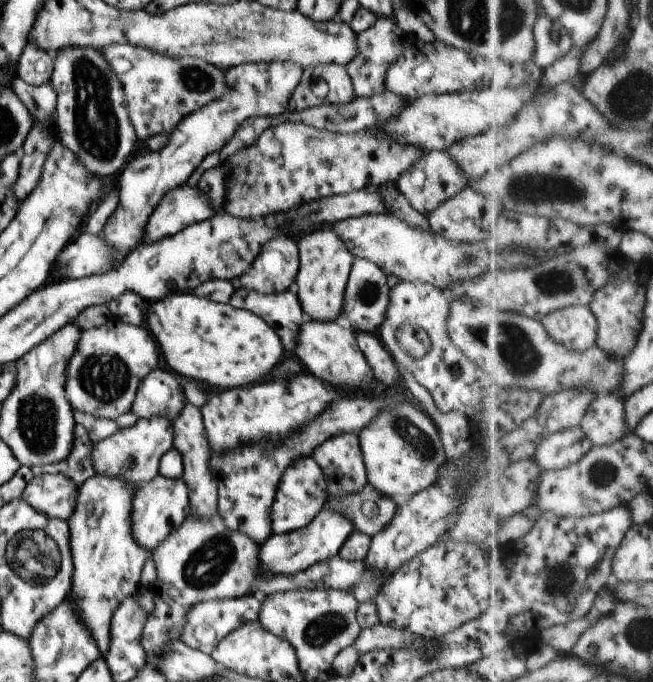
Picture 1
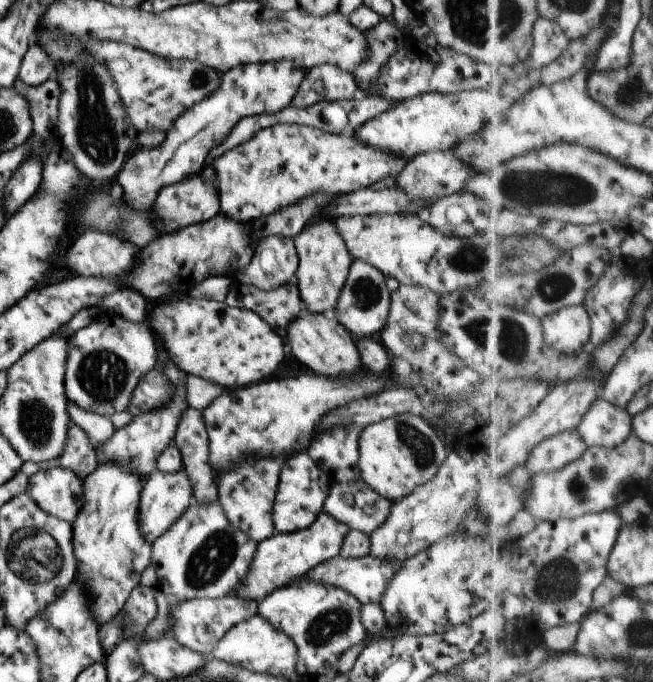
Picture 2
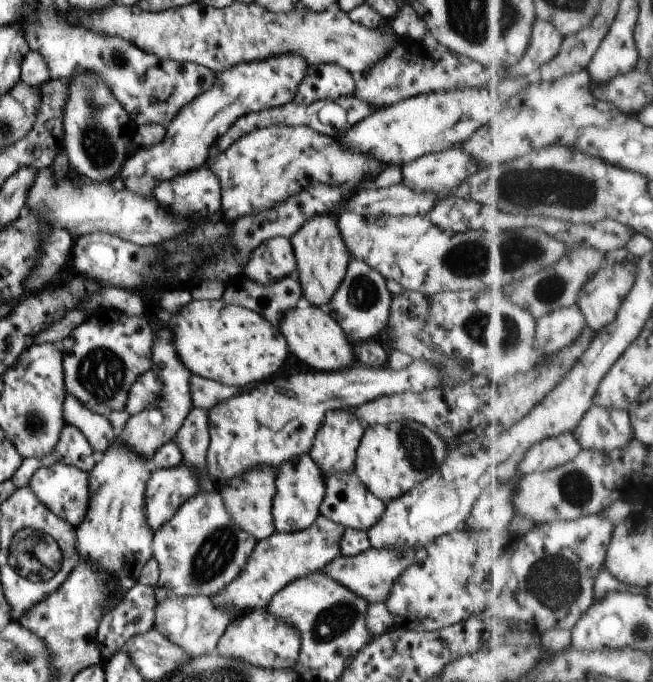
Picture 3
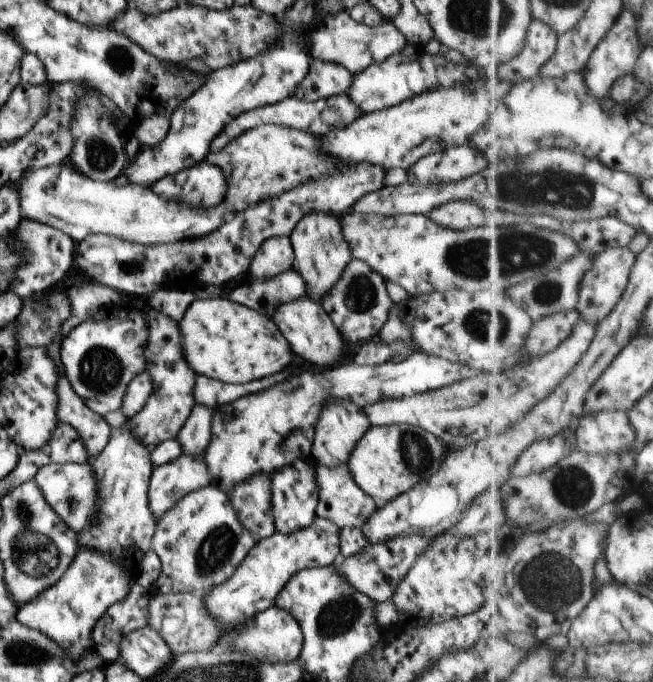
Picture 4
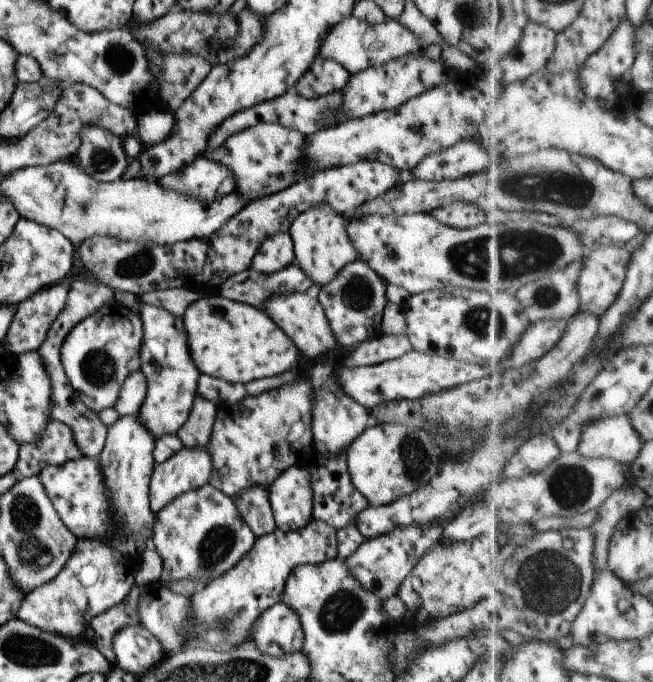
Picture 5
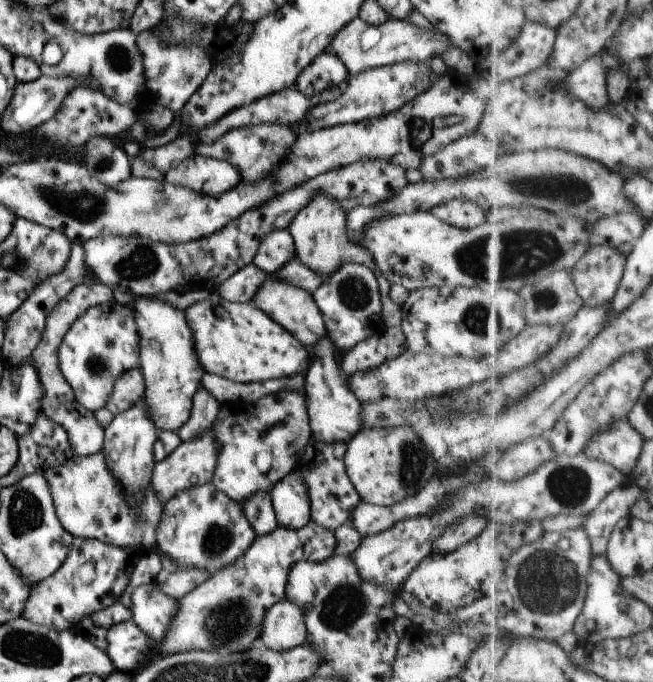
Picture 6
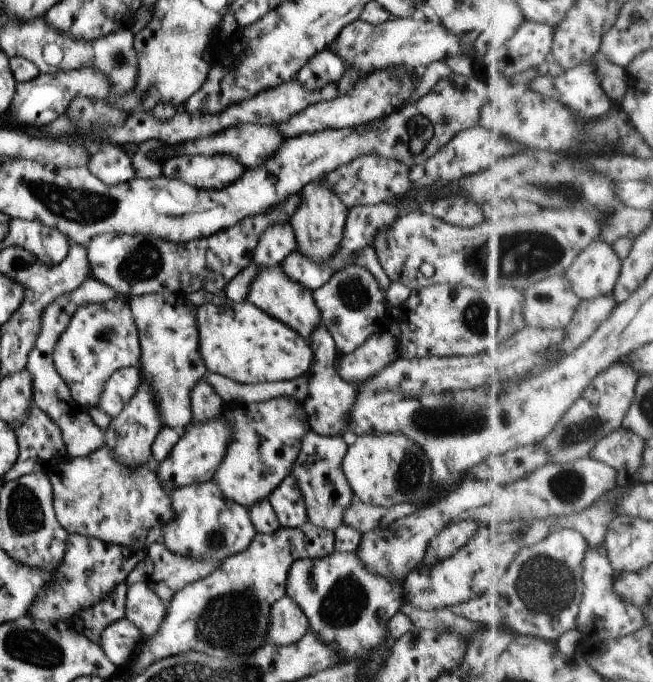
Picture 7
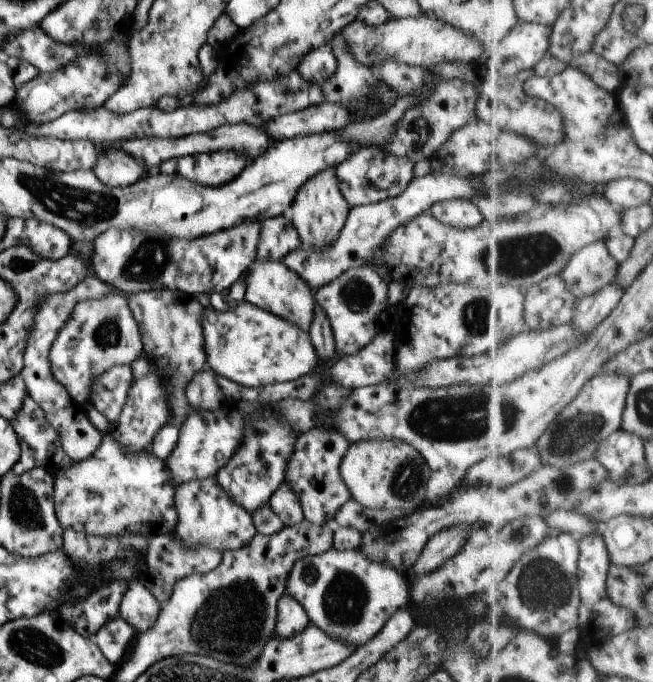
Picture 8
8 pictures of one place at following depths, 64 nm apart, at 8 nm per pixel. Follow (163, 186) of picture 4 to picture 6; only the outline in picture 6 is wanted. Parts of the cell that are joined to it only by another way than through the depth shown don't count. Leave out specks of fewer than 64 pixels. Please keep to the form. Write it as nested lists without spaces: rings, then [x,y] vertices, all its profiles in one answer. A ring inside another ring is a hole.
[[[196,154],[165,172],[163,180],[214,196],[236,188],[241,176],[229,162]]]

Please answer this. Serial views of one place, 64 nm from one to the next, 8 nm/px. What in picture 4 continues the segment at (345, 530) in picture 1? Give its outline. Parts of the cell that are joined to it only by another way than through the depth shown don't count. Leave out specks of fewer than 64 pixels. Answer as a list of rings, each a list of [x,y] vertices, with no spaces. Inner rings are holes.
[[[317,516],[308,528],[291,533],[281,533],[277,530],[272,536],[257,541],[236,572],[225,583],[205,594],[206,608],[221,622],[223,634],[241,627],[247,620],[254,618],[258,612],[274,607],[276,597],[297,572],[306,568],[322,568],[334,564],[340,558],[340,535],[341,528],[337,524]]]

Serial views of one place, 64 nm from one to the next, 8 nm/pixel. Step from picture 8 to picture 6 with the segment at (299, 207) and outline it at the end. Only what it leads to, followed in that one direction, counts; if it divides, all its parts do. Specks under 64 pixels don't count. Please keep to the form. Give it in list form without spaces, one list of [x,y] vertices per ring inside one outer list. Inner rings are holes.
[[[316,195],[298,214],[288,226],[295,244],[294,256],[300,263],[305,264],[317,276],[329,278],[334,271],[344,263],[360,263],[368,265],[377,276],[380,289],[380,302],[382,303],[382,319],[386,331],[399,330],[402,326],[403,316],[401,307],[394,304],[389,296],[391,282],[375,266],[371,254],[360,245],[352,243],[347,233],[347,212],[340,208],[337,201],[326,195]]]

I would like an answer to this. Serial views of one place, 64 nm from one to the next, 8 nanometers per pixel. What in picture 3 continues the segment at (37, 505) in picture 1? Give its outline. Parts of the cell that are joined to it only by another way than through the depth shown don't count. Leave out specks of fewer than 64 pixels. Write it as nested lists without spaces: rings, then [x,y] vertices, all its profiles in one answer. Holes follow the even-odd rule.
[[[58,463],[48,468],[39,468],[30,479],[28,486],[52,514],[65,520],[73,527],[78,526],[85,519],[89,503],[89,476],[87,472],[75,466]]]

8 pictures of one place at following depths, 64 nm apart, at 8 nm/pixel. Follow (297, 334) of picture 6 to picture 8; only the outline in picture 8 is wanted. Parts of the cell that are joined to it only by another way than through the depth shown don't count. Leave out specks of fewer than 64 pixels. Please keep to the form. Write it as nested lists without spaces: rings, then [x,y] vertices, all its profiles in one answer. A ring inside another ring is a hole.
[[[256,260],[244,274],[245,301],[257,306],[274,316],[283,318],[292,325],[308,330],[312,324],[315,311],[314,291],[295,272],[292,272],[283,261]]]

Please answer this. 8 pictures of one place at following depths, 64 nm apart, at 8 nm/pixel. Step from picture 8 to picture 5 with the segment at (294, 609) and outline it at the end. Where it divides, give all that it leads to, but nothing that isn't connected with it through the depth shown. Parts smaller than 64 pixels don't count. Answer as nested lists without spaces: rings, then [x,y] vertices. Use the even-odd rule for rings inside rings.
[[[282,602],[262,612],[250,634],[248,642],[265,655],[278,658],[300,651],[305,639],[299,616]]]

